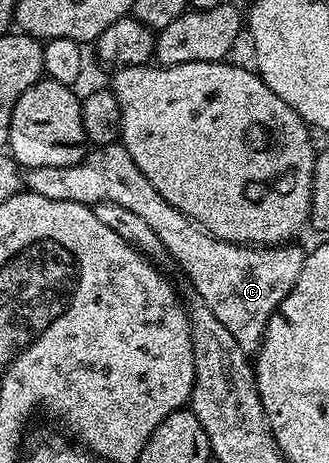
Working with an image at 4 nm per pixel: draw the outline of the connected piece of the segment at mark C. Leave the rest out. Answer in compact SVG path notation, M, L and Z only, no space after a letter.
M121 142L87 150L86 156L76 165L29 168L24 175L24 187L52 201L76 201L87 205L115 202L136 213L156 233L163 252L182 266L200 302L212 311L247 353L257 352L272 313L280 301L292 293L307 257L305 250L294 247L298 245L263 247L225 243L223 239L214 238L156 193L152 181L140 173L136 161L132 161L132 153L128 153Z

